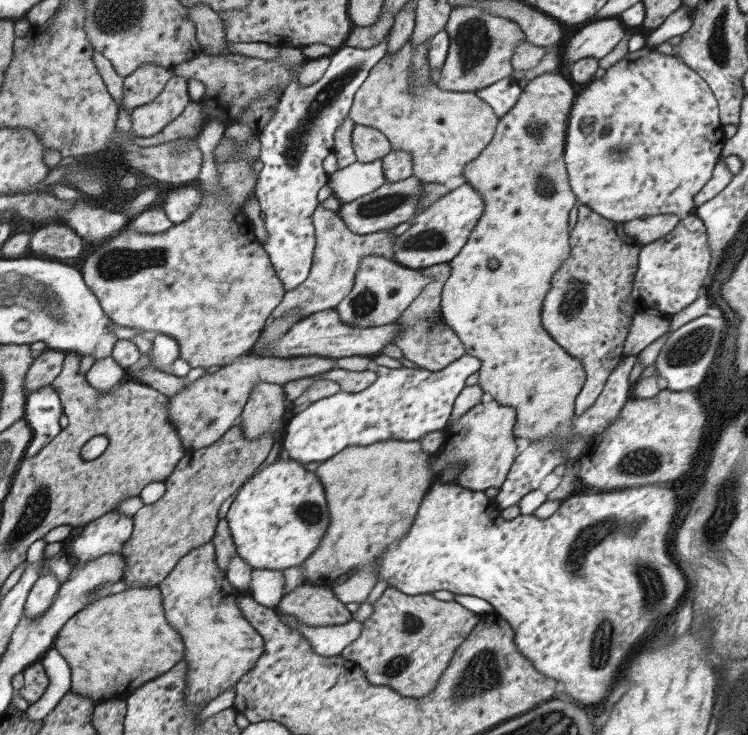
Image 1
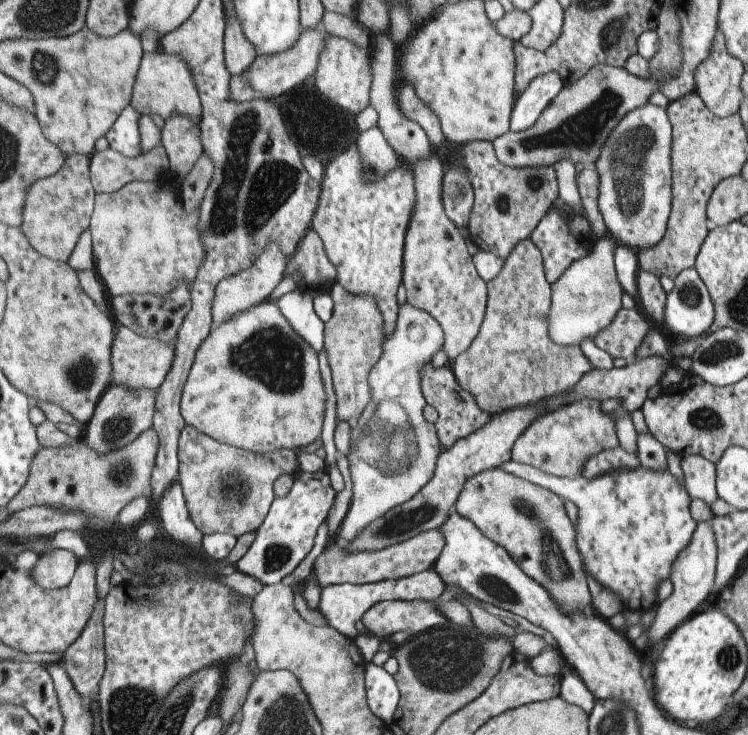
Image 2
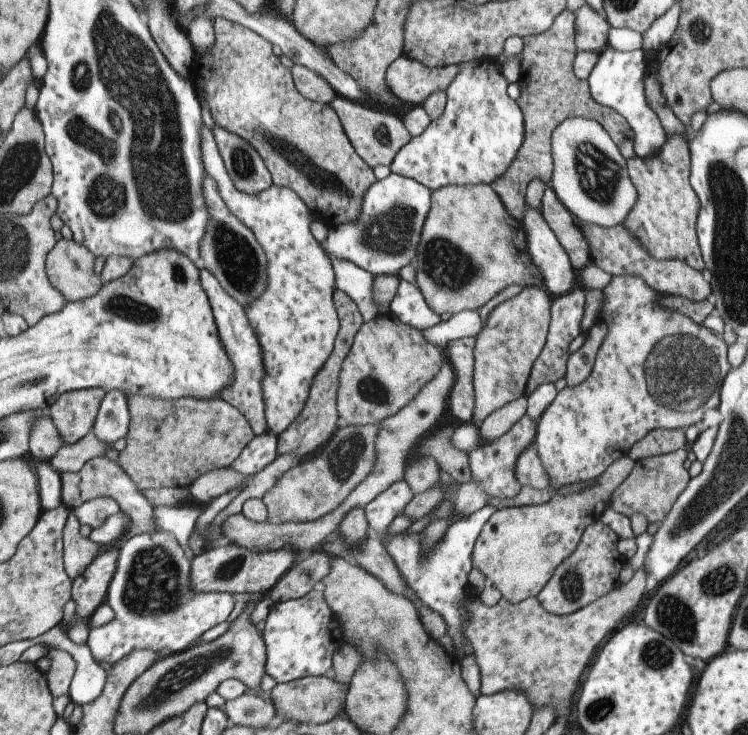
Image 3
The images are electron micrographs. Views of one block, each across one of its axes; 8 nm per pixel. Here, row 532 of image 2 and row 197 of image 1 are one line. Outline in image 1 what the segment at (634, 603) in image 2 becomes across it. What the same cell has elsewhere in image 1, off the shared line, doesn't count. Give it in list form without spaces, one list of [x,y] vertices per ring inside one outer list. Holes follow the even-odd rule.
[[[641,48],[625,54],[599,80],[593,78],[575,96],[567,120],[563,162],[575,198],[603,220],[625,224],[641,216],[653,218],[655,214],[677,214],[683,220],[693,214],[693,196],[709,182],[723,144],[719,106],[705,80],[683,64],[679,56],[663,56]]]

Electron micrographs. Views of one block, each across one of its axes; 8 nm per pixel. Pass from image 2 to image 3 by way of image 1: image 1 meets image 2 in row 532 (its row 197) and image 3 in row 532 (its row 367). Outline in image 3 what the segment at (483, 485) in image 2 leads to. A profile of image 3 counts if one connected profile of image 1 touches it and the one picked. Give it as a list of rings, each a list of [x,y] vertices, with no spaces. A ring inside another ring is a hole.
[[[629,456],[615,460],[597,478],[597,484],[583,494],[559,496],[559,492],[553,492],[551,500],[539,506],[509,506],[497,510],[475,540],[471,552],[473,568],[477,568],[501,592],[501,600],[509,604],[537,598],[555,568],[577,548],[583,530],[601,518],[609,506],[611,492],[629,476],[633,464]]]

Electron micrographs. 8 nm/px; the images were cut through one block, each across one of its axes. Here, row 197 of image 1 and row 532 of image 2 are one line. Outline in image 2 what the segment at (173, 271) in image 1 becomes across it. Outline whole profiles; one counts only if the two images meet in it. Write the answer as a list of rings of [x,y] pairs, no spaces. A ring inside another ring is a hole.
[[[185,426],[179,434],[179,484],[189,516],[201,534],[223,532],[235,538],[253,534],[263,526],[263,520],[275,500],[273,482],[279,476],[295,476],[301,466],[295,452],[253,454],[241,448],[225,446],[215,438],[201,434],[197,428]]]

